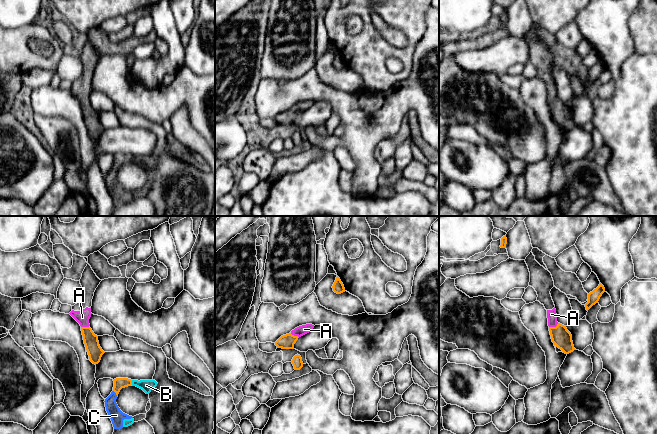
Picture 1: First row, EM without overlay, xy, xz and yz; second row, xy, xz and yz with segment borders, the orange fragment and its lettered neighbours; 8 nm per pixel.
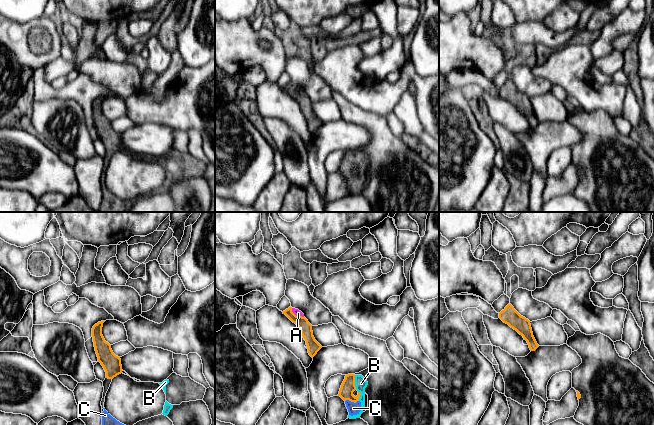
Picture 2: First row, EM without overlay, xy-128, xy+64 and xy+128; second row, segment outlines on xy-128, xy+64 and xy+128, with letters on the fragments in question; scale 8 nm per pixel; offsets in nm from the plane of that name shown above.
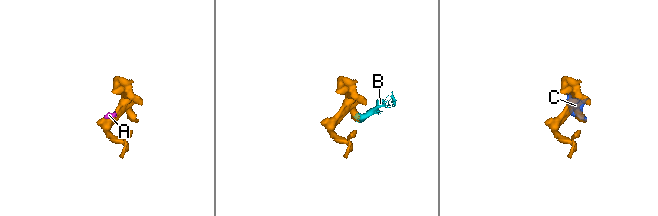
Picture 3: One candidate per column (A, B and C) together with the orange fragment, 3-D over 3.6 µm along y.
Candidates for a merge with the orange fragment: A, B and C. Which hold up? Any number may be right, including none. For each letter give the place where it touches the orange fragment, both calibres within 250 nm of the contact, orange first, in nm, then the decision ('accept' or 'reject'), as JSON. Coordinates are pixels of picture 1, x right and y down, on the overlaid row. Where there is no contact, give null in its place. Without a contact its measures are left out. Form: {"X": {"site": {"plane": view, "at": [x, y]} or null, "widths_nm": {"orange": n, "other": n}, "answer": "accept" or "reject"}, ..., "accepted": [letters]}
{"A": {"site": {"plane": "yz", "at": [553, 327]}, "widths_nm": {"orange": 160, "other": 80}, "answer": "accept"}, "B": {"site": {"plane": "xy", "at": [131, 382]}, "widths_nm": {"orange": 90, "other": 100}, "answer": "accept"}, "C": {"site": {"plane": "xy", "at": [115, 392]}, "widths_nm": {"orange": 90, "other": 110}, "answer": "accept"}, "accepted": ["A", "B", "C"]}

